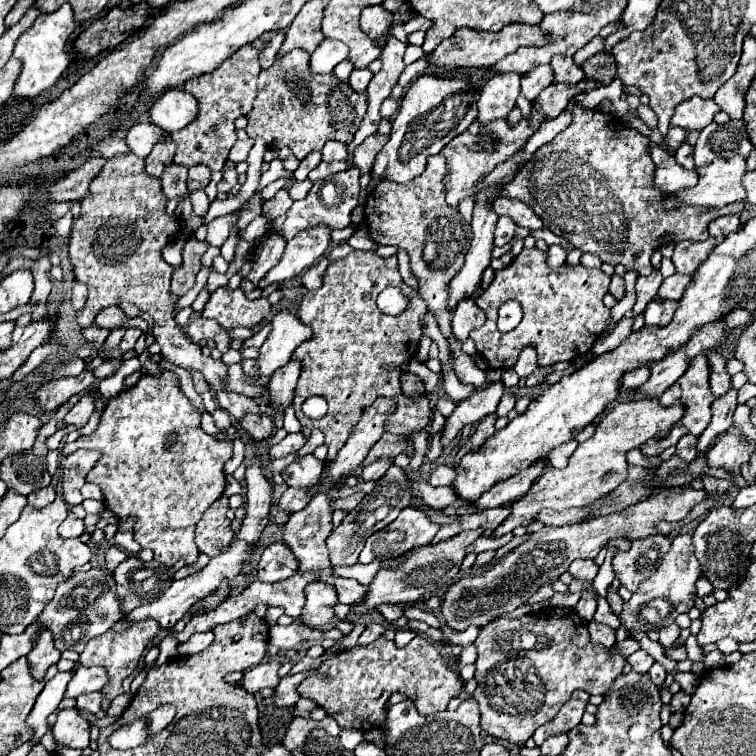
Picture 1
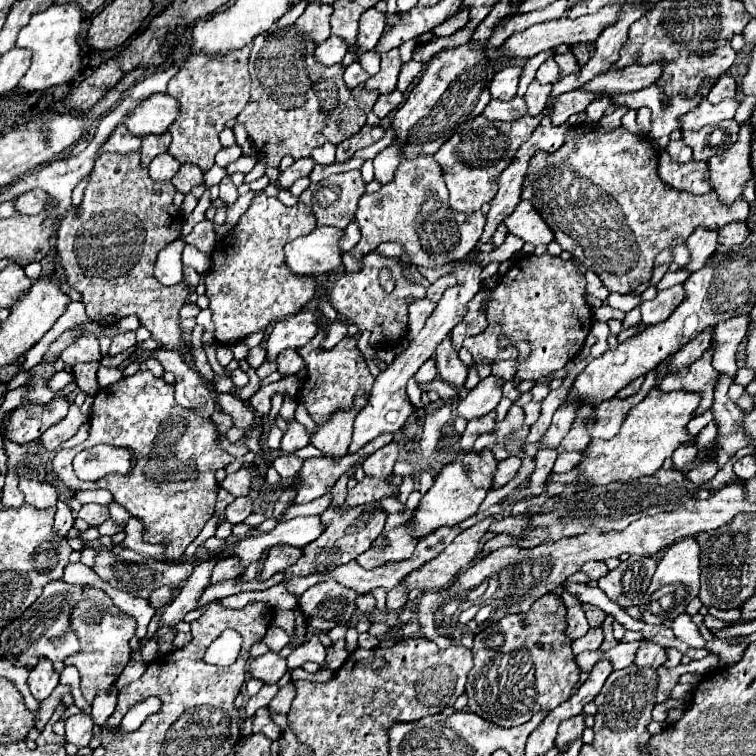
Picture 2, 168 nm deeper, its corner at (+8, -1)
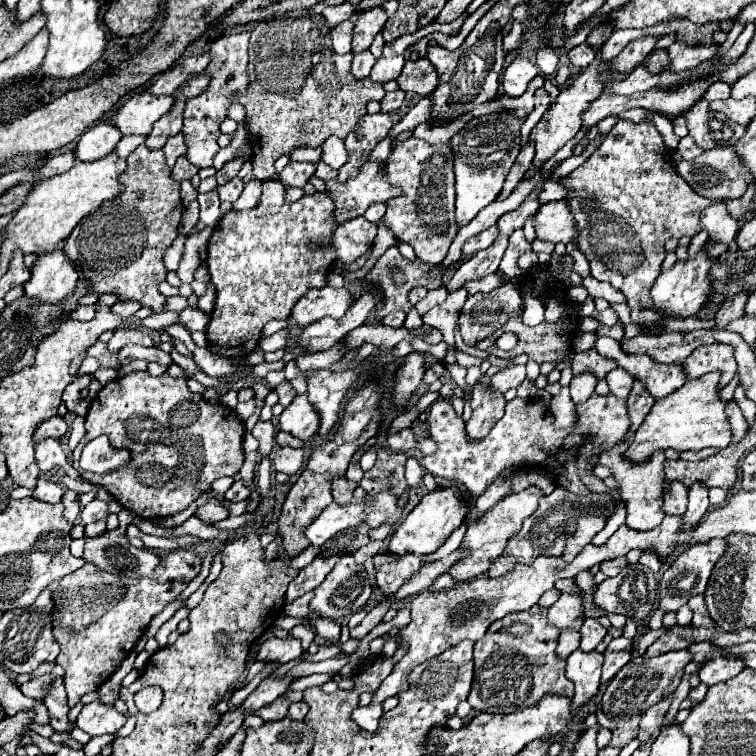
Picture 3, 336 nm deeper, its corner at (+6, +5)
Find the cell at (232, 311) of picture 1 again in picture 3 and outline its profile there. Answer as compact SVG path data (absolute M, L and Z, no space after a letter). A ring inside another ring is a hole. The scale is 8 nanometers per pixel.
M264 181L262 201L250 211L230 211L214 227L208 241L208 271L216 285L216 305L206 329L208 349L220 357L246 357L256 351L262 329L270 319L288 319L296 301L312 287L324 287L326 275L336 261L332 233L336 229L334 203L326 193L306 195L300 201L286 201L286 185L280 181Z

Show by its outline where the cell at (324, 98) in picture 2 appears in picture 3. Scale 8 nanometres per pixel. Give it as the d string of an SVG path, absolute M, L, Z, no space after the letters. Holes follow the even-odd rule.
M328 29L328 33L314 33L314 37L312 37L312 33L306 33L306 35L288 35L286 49L280 49L280 51L286 51L286 57L266 59L266 65L248 67L250 85L248 85L248 89L246 89L244 93L238 93L238 95L236 95L236 101L238 101L240 105L244 105L244 109L246 109L248 141L250 141L250 145L252 145L252 163L254 163L254 171L252 171L252 175L254 175L256 179L260 179L260 181L268 181L268 179L276 177L274 161L276 161L278 157L282 157L282 155L288 155L288 153L290 153L292 149L296 149L296 147L320 147L320 145L324 143L324 139L328 139L328 137L332 137L332 135L336 135L336 137L340 137L340 139L346 139L346 135L348 135L352 129L356 129L358 119L366 115L366 103L368 103L368 101L372 101L372 99L380 101L380 99L386 95L380 83L374 83L374 81L370 81L368 77L358 81L358 79L350 73L350 59L352 59L352 53L350 53L350 55L346 55L346 59L342 59L340 55L336 55L334 51L330 51L330 45L328 45L328 43L330 43L330 29Z

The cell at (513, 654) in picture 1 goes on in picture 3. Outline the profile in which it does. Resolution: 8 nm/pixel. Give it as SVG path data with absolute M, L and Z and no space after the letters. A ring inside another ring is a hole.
M534 605L534 607L528 609L528 611L512 613L512 615L504 617L504 619L500 619L500 621L496 621L496 623L492 623L490 629L488 629L488 633L486 633L480 641L474 643L474 665L476 665L476 667L474 667L472 691L470 691L470 695L468 695L468 703L472 705L472 709L476 709L478 713L514 713L516 709L526 709L528 705L534 705L536 701L540 701L540 697L542 697L544 693L560 693L560 695L564 695L564 697L572 697L572 681L568 681L566 675L564 675L566 663L556 657L556 645L558 645L558 635L560 635L560 633L556 633L556 629L550 629L546 615L548 615L548 611L542 609L542 607L538 607L538 605Z

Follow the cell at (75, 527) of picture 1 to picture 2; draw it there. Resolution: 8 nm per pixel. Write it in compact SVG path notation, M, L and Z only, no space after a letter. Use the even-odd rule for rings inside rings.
M58 501L56 503L56 517L54 517L54 529L60 537L66 537L68 531L72 529L72 523L74 523L74 515L70 511L70 507L64 503L64 501Z

